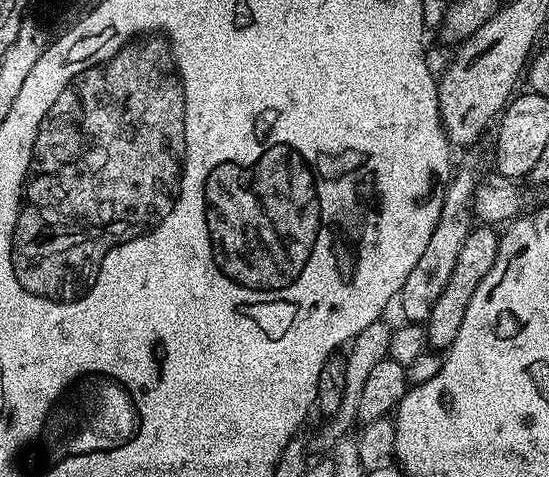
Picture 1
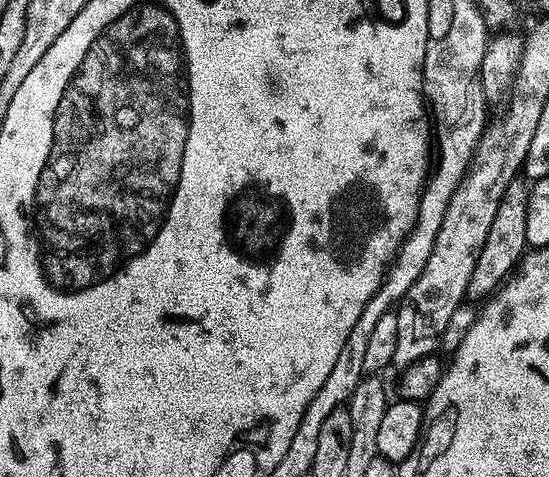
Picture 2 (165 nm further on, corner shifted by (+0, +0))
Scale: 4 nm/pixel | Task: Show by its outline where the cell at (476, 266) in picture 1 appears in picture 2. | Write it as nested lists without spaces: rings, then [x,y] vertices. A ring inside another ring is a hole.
[[[520,178],[512,180],[510,186],[506,186],[506,194],[502,194],[502,202],[498,202],[498,210],[494,213],[494,223],[490,225],[490,234],[486,234],[482,254],[478,254],[474,274],[470,274],[470,286],[466,286],[466,297],[469,301],[487,301],[488,297],[517,271],[520,261],[523,260],[524,253],[529,247],[527,240],[529,189],[529,185]]]

